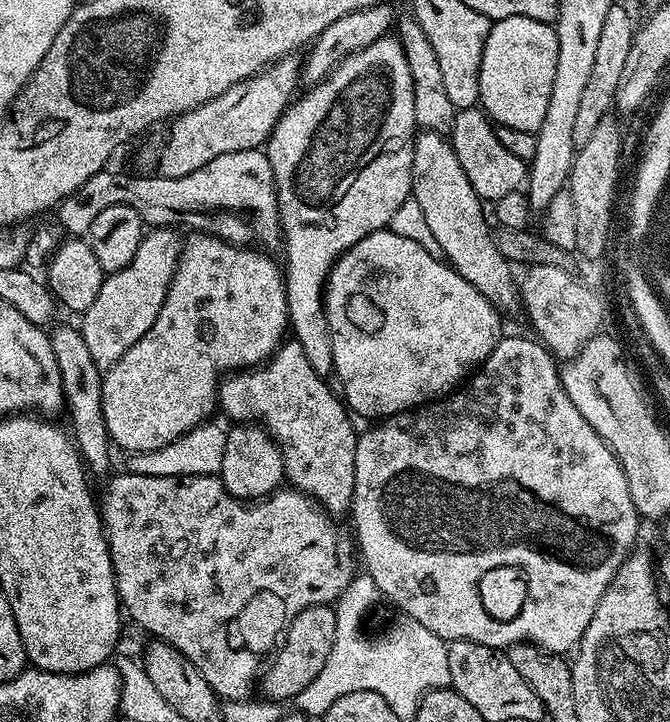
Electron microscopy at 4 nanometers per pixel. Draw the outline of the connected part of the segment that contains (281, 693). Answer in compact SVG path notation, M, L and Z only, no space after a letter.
M319 604L302 610L302 614L298 614L298 618L294 618L294 622L287 630L282 647L275 653L276 661L272 665L270 665L271 663L267 665L266 671L259 681L259 691L261 688L267 699L273 702L291 701L302 690L306 690L306 686L310 686L310 682L314 682L314 677L322 671L322 665L330 655L330 646L334 646L335 613L335 607Z

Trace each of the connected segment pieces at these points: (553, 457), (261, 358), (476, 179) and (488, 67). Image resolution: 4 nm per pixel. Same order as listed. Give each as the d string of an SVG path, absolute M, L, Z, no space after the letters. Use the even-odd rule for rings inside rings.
M505 335L496 343L491 354L485 358L484 363L480 365L477 371L472 373L470 379L463 386L457 387L455 390L427 404L422 404L418 408L381 419L379 423L372 426L369 432L361 431L357 435L356 449L354 450L354 498L352 499L350 517L352 516L353 522L356 523L354 544L358 549L363 571L370 578L374 578L381 597L385 601L387 599L393 600L404 611L401 613L407 619L426 626L426 630L430 630L445 642L469 640L470 642L478 642L491 648L504 650L507 649L509 644L517 644L523 640L528 640L532 644L537 644L540 648L545 648L548 652L568 654L579 645L582 634L586 634L586 626L590 626L590 618L594 618L594 610L598 610L598 602L602 602L602 594L606 594L614 574L622 566L622 562L629 552L633 551L635 544L632 543L636 540L636 531L639 530L640 524L642 525L642 518L636 513L636 507L630 498L630 486L626 486L626 474L622 470L620 460L612 453L612 447L597 434L594 426L590 426L590 422L586 422L586 418L582 418L582 414L578 414L578 406L574 406L574 402L570 402L570 394L564 392L564 387L560 381L560 369L552 353L540 343L539 339L531 339L527 340L524 336Z
M192 234L189 240L187 237L183 241L180 249L180 264L176 268L172 285L166 294L166 302L162 302L162 310L158 310L158 318L154 318L154 326L150 326L150 330L146 330L146 334L142 334L142 338L138 338L138 342L134 342L134 346L130 346L130 350L126 350L126 354L122 354L122 358L118 358L118 362L114 362L114 366L103 373L104 381L102 382L102 402L100 405L106 422L108 438L117 449L125 448L125 453L128 454L158 450L163 444L174 442L190 429L205 423L211 417L208 415L212 411L214 413L217 411L222 377L237 370L247 370L263 364L280 347L289 331L284 273L281 265L279 263L276 265L267 256L268 254L267 251L257 250L252 246L228 244L219 236L211 234Z
M479 107L457 111L450 139L454 154L458 154L458 162L462 162L462 170L466 170L466 178L470 178L470 186L474 186L481 201L495 202L517 191L525 183L525 161L514 158L514 154L510 154L510 150L498 142L493 121Z
M521 16L495 21L488 29L486 46L482 50L482 66L480 67L480 104L482 105L483 111L487 113L499 127L526 130L527 132L536 133L542 126L542 118L546 118L546 105L550 103L550 86L554 86L554 70L558 70L558 38L556 37L556 29L552 24L543 24L534 18L522 18Z

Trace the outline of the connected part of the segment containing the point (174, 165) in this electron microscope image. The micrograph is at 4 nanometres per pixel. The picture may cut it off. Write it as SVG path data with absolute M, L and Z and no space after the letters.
M295 55L284 56L249 80L230 86L230 90L218 94L218 98L175 117L170 124L172 129L165 134L164 140L157 142L143 171L166 178L182 178L194 174L194 170L202 170L202 166L218 158L218 154L260 148L267 143L280 116L297 95L296 82L301 79L302 64L296 59Z

